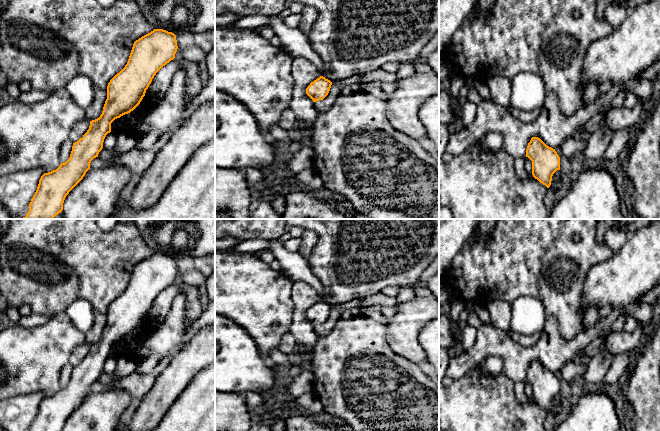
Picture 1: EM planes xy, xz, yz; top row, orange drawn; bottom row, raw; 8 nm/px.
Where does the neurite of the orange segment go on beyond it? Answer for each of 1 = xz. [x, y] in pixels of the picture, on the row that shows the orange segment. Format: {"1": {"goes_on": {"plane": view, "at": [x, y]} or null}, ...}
{"1": {"goes_on": null}}

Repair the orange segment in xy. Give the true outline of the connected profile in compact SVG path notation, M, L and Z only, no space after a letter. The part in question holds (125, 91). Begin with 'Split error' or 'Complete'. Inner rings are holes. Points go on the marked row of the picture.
Complete. M154 29L134 42L127 64L108 83L107 99L102 114L90 121L87 132L73 143L69 159L61 163L56 170L41 176L29 204L29 211L22 219L53 219L62 212L66 196L83 179L90 169L91 161L98 157L102 150L104 139L111 132L111 123L130 113L140 104L156 73L175 58L177 49L176 35L163 29Z

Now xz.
Complete. M323 76L310 83L306 88L306 94L313 100L313 102L323 100L329 93L332 82Z

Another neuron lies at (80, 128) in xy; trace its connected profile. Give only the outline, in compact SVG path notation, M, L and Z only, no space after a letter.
M88 119L81 120L73 125L69 134L69 140L73 143L77 142L87 132L90 126Z

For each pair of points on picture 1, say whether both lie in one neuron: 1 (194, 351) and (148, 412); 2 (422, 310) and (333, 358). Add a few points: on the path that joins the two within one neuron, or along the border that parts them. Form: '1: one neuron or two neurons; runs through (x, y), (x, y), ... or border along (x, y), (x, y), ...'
1: one neuron; runs through (184, 366), (168, 385), (161, 397)
2: two neurons; border along (386, 325), (386, 342), (394, 351)

